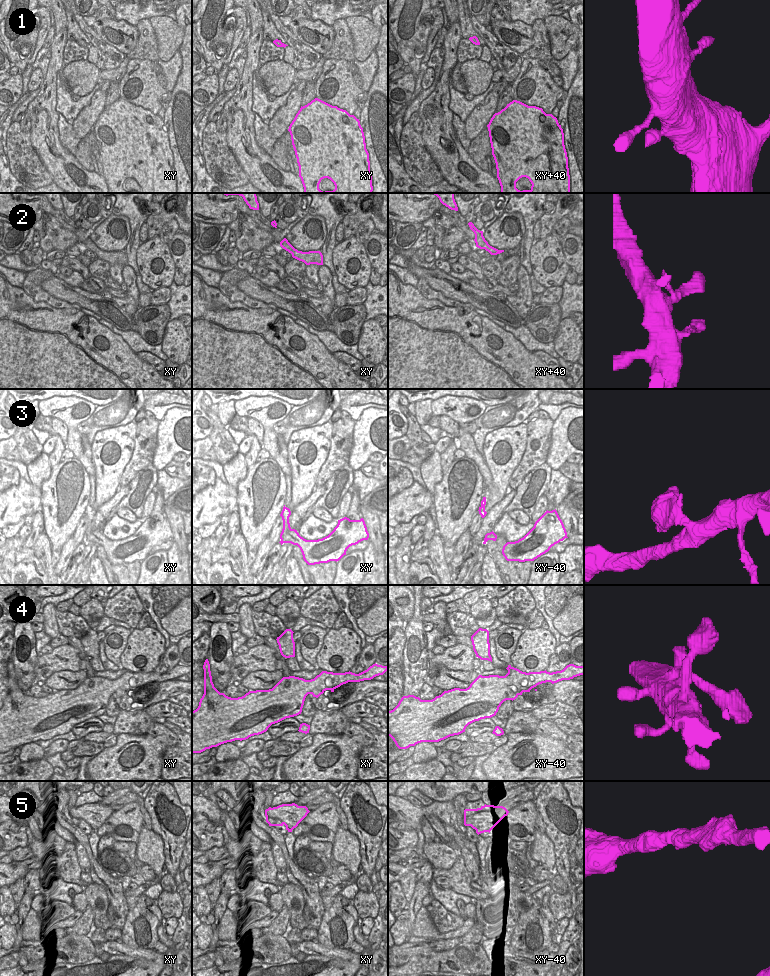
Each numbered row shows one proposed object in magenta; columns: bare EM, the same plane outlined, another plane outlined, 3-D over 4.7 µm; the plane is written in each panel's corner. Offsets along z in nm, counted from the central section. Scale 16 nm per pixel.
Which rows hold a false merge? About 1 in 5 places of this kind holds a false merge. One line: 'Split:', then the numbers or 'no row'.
Split: no row

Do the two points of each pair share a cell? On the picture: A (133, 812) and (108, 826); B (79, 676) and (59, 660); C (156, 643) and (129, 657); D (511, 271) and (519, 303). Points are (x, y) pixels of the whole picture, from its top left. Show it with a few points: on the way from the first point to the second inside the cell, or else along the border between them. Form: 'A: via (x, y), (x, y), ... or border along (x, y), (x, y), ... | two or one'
A: via (127, 818), (120, 825), (114, 826) | one
B: border along (79, 669), (75, 671), (59, 670), (51, 675) | two
C: via (149, 644), (136, 654) | one
D: via (519, 279), (522, 282), (522, 295) | one

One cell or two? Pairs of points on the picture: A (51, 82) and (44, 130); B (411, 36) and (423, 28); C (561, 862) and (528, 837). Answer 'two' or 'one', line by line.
A: one
B: one
C: two

